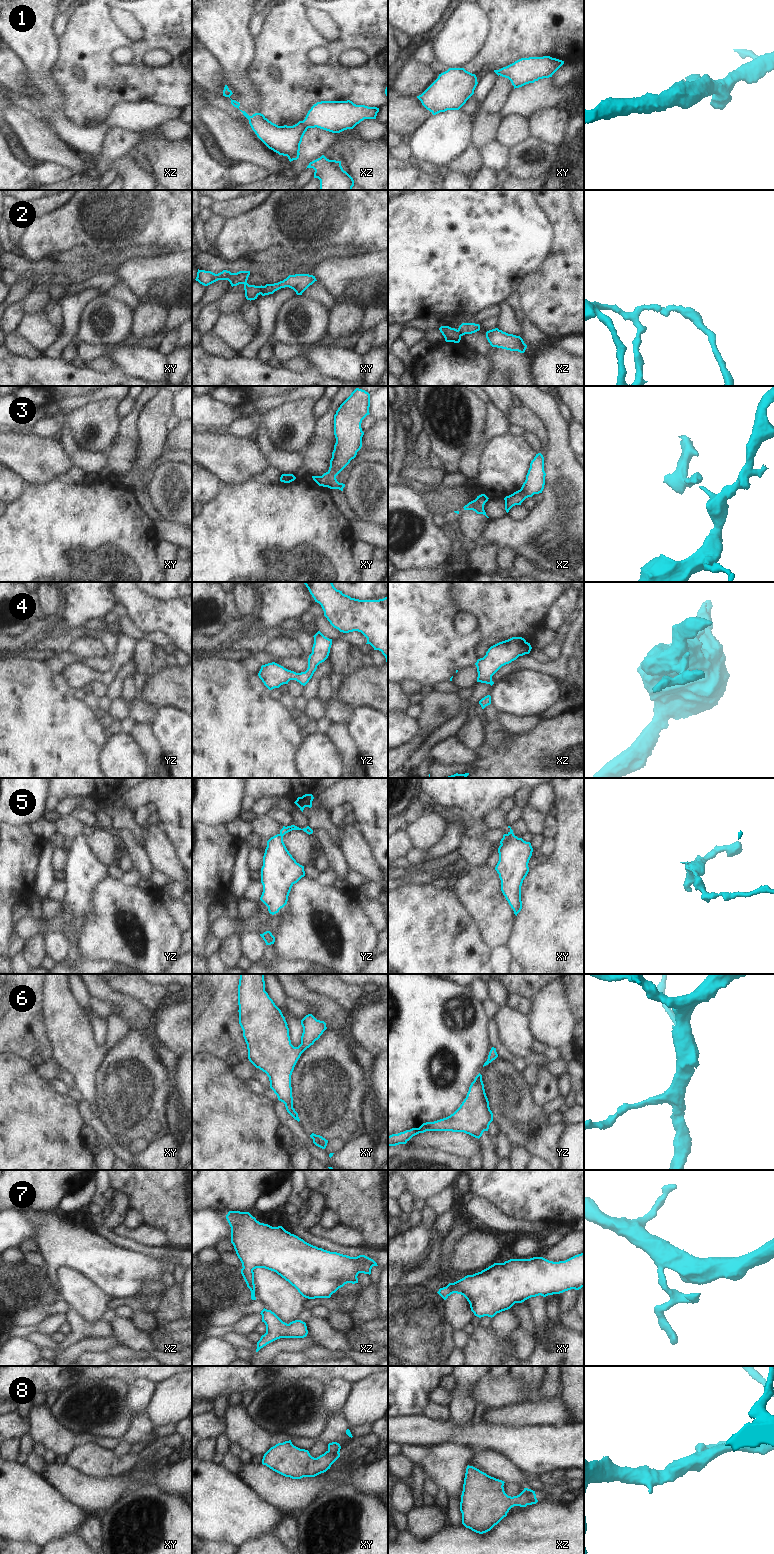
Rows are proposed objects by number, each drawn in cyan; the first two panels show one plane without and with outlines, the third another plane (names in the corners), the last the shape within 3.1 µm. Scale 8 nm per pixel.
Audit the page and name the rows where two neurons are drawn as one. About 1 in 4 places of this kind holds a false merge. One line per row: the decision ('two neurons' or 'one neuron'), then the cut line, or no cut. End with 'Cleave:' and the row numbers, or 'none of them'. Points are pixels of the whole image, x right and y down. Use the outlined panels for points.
1: one neuron; cut none
2: two neurons; cut xy (264, 286), (260, 293)
3: two neurons; cut xy (327, 472), (328, 486)
4: one neuron; cut none
5: two neurons; cut yz (280, 833), (282, 836)
6: one neuron; cut none
7: one neuron; cut none
8: two neurons; cut xy (327, 1451), (338, 1452)
Cleave: 2, 3, 5, 8

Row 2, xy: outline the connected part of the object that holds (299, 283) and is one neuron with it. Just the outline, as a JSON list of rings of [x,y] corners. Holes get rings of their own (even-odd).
[[[309,274],[289,275],[286,279],[278,283],[266,284],[261,291],[261,295],[273,294],[275,291],[285,287],[293,289],[297,295],[302,295],[315,281],[317,281],[315,276]]]

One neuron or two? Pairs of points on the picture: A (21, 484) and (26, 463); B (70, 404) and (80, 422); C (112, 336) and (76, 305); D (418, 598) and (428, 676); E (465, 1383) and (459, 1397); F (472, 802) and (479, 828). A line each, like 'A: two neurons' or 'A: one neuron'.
A: two neurons
B: two neurons
C: two neurons
D: one neuron
E: one neuron
F: one neuron

